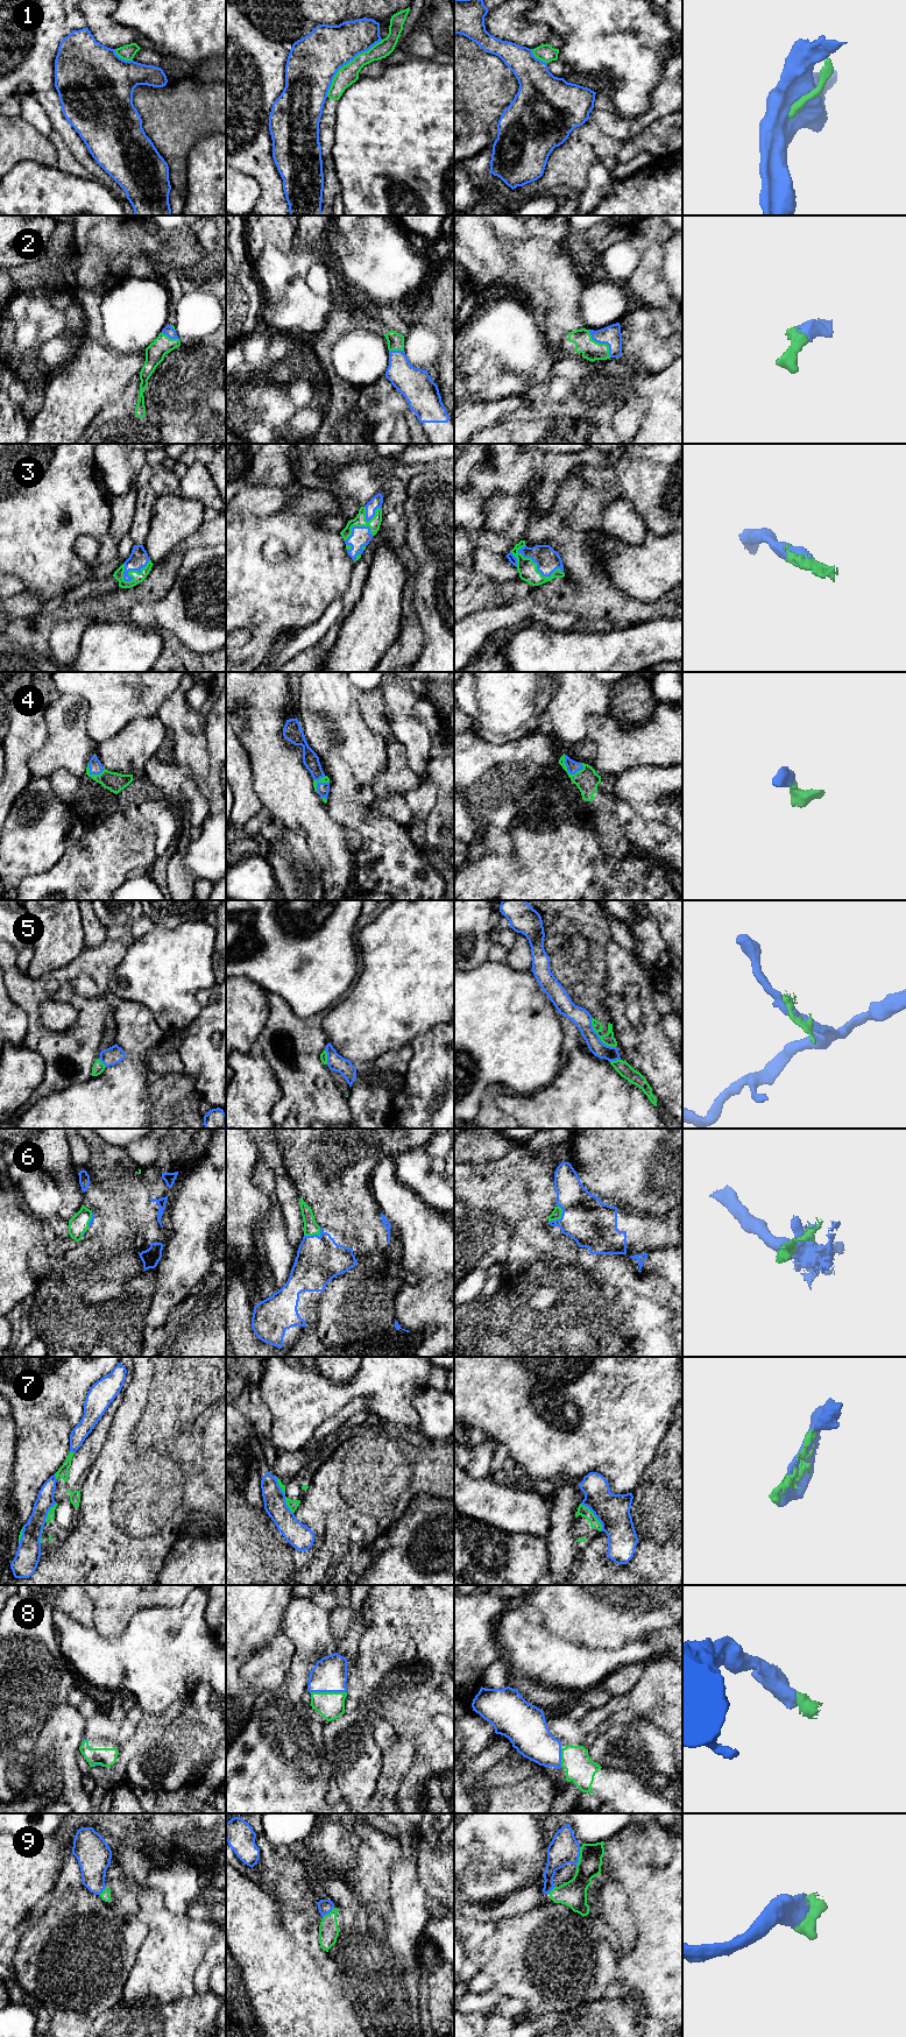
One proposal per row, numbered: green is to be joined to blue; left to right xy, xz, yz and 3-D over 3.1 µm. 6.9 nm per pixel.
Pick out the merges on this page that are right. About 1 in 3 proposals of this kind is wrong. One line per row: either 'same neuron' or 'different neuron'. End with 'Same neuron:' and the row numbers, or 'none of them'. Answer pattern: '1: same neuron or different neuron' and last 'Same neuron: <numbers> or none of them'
1: different neuron
2: same neuron
3: same neuron
4: same neuron
5: different neuron
6: same neuron
7: same neuron
8: same neuron
9: same neuron
Same neuron: 2, 3, 4, 6, 7, 8, 9

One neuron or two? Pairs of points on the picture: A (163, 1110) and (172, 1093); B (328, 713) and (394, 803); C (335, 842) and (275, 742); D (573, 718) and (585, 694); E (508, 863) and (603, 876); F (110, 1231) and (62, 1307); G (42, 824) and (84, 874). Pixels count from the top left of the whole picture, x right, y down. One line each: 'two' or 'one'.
A: one
B: two
C: one
D: one
E: one
F: one
G: two

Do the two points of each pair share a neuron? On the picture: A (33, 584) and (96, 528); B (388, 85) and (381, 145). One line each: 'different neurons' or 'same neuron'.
A: same neuron
B: same neuron

